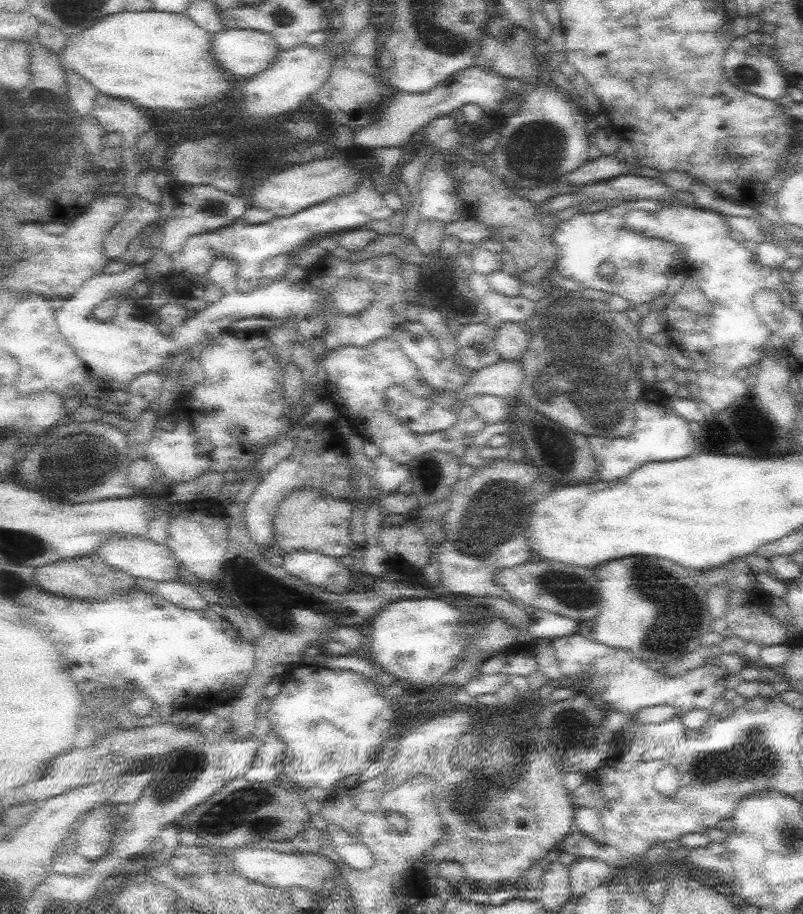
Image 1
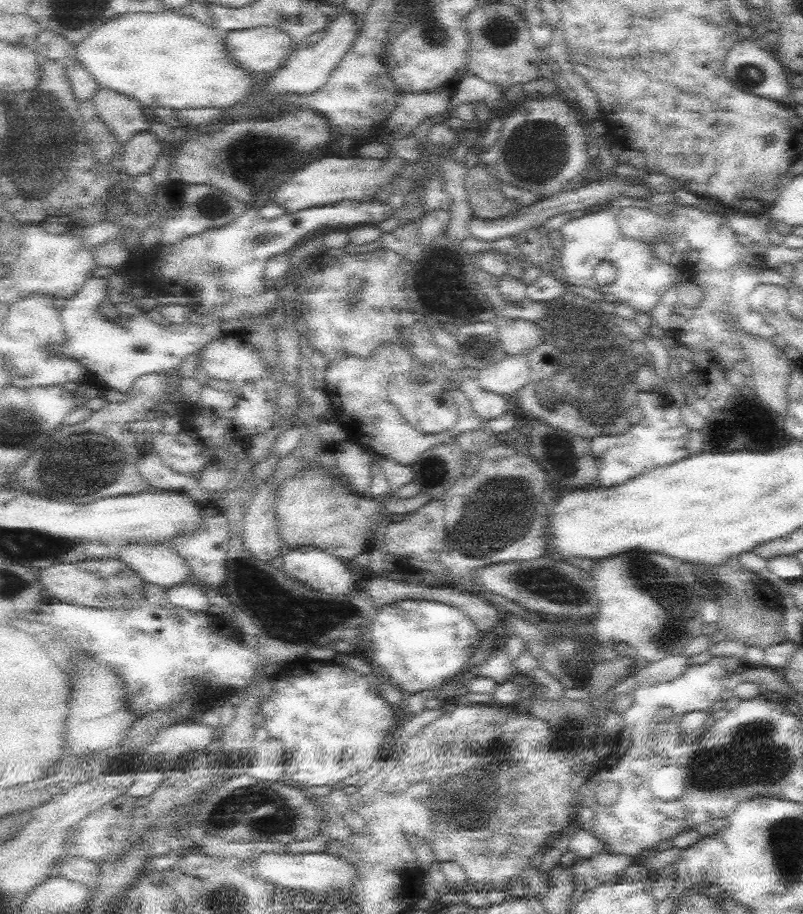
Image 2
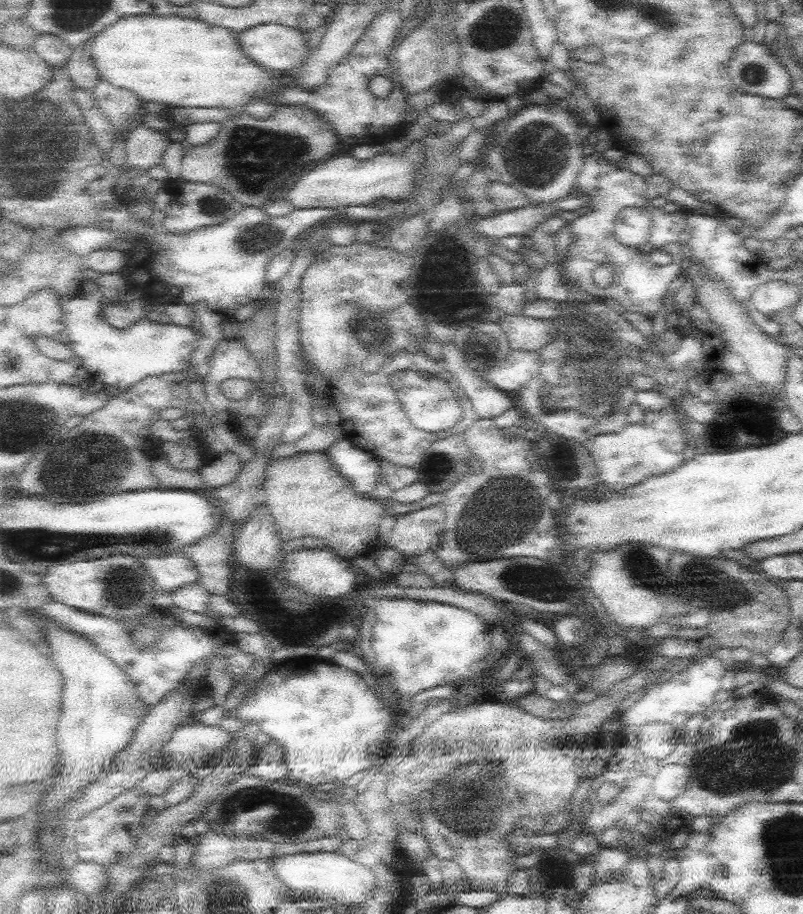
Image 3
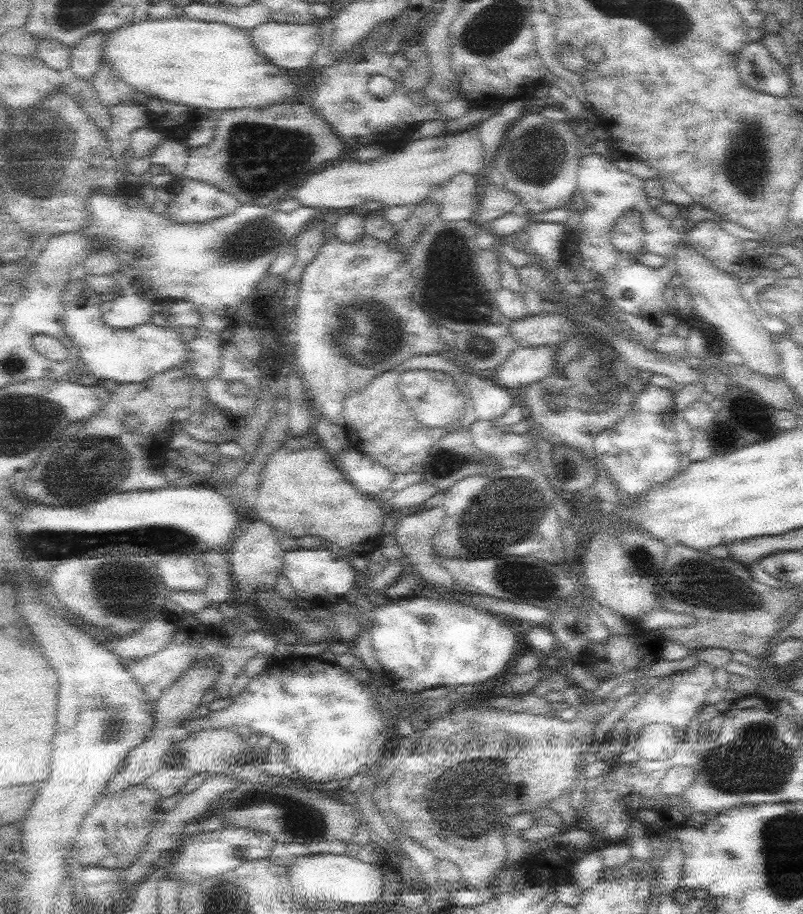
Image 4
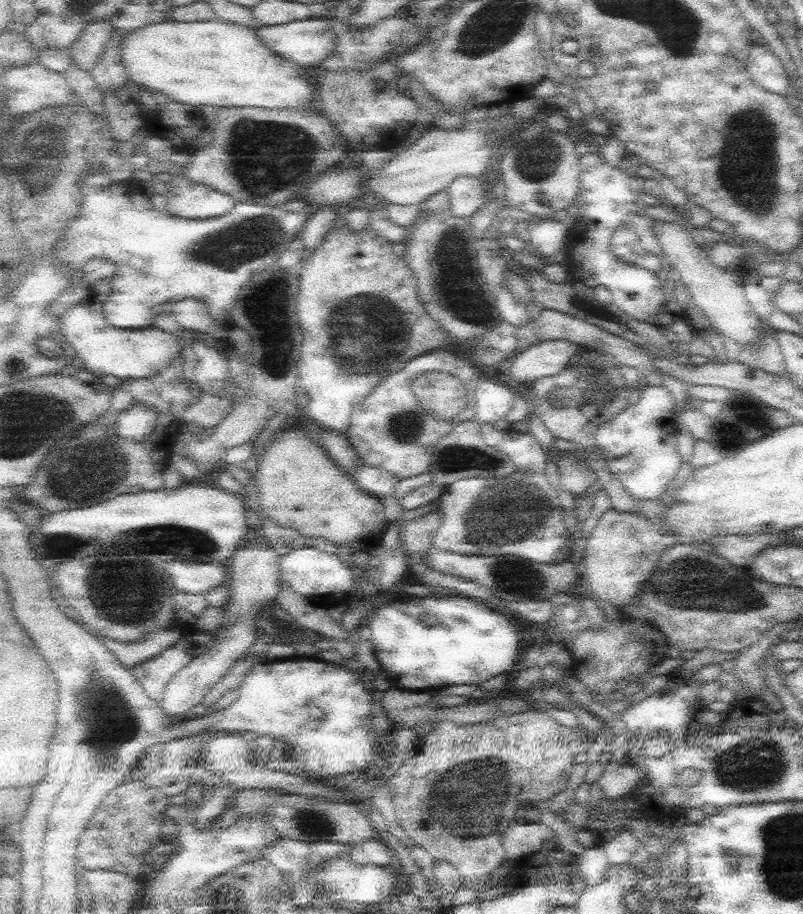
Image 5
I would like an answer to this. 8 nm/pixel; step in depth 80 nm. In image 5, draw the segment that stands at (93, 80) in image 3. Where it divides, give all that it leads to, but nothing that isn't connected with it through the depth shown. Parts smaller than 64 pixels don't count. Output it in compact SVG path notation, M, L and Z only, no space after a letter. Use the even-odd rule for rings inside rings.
M110 21L91 22L70 49L73 61L80 68L92 70L113 38L113 32Z

